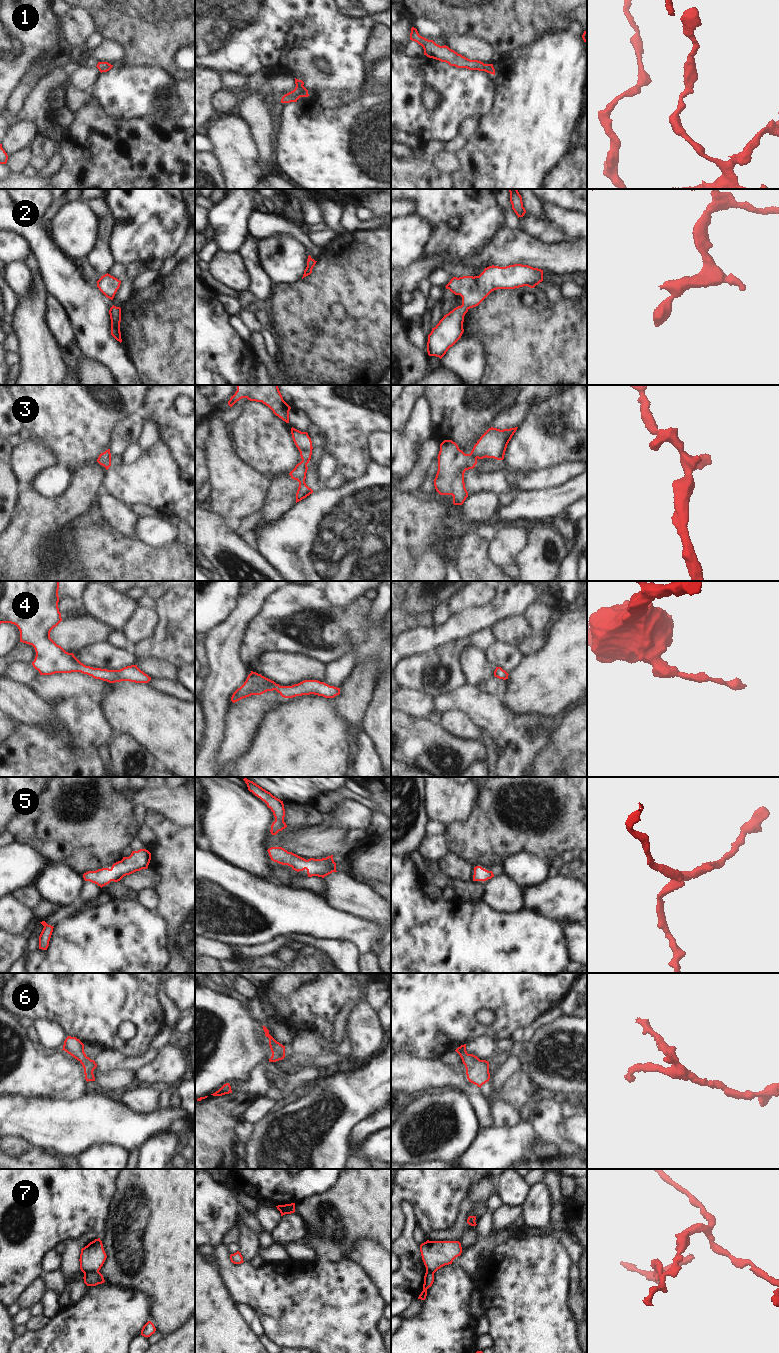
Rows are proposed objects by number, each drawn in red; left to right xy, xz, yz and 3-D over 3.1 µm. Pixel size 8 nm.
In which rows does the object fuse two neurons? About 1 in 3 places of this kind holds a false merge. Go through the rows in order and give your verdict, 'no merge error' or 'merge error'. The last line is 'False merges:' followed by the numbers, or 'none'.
1: no merge error
2: no merge error
3: no merge error
4: no merge error
5: no merge error
6: no merge error
7: merge error
False merges: 7

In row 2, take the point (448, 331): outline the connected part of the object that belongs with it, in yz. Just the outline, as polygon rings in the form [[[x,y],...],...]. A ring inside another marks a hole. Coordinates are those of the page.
[[[514,264],[506,267],[489,266],[479,276],[453,277],[445,286],[455,295],[462,297],[462,305],[454,308],[432,328],[428,335],[427,352],[429,356],[440,359],[462,336],[464,316],[470,308],[478,306],[492,291],[497,289],[515,289],[523,286],[534,288],[543,281],[543,270],[528,265]]]

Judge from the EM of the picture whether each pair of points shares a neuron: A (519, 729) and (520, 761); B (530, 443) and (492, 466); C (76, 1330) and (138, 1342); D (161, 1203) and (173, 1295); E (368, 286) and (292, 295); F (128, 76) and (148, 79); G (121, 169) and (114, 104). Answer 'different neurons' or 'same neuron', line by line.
A: same neuron
B: different neurons
C: different neurons
D: same neuron
E: same neuron
F: same neuron
G: different neurons

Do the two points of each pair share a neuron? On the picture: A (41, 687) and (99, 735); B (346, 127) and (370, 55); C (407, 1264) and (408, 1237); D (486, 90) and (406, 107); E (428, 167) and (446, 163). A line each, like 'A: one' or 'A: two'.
A: two
B: two
C: one
D: one
E: two

